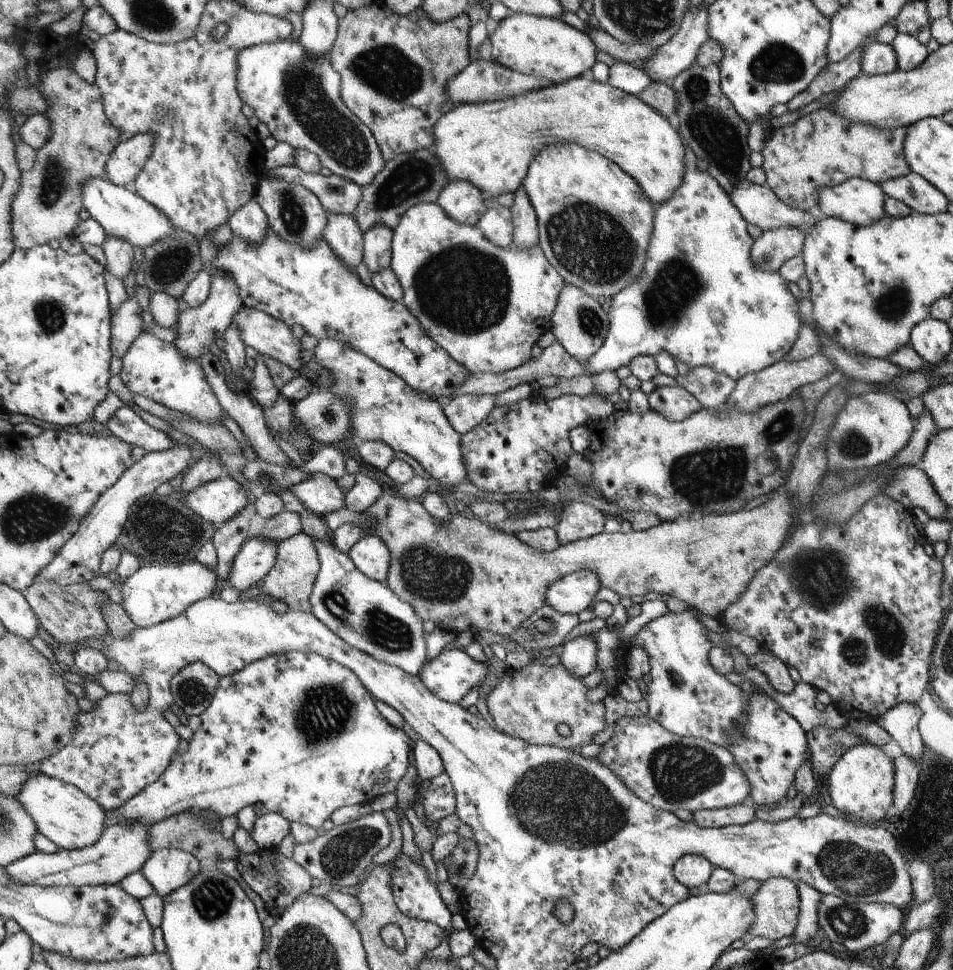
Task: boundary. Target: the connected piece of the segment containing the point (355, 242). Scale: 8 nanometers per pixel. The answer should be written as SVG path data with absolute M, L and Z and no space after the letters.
M327 213L323 238L349 267L356 269L363 261L363 232L352 215Z

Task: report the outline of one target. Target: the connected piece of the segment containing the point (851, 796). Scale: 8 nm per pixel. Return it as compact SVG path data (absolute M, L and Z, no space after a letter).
M870 743L856 745L844 753L828 778L831 803L840 812L854 818L874 818L875 824L886 821L886 811L895 796L895 764L879 746Z

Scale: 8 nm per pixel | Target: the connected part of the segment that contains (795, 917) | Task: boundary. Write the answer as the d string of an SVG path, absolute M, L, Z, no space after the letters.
M772 877L761 883L751 898L755 921L748 936L766 937L773 942L792 936L799 924L801 898L796 882Z

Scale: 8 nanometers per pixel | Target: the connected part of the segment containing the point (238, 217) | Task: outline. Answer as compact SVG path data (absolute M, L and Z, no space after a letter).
M252 198L231 216L229 225L234 235L244 237L249 243L261 243L267 233L268 219L262 207Z

